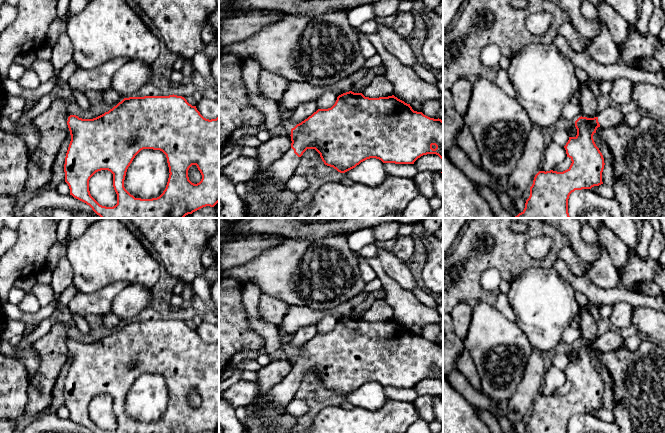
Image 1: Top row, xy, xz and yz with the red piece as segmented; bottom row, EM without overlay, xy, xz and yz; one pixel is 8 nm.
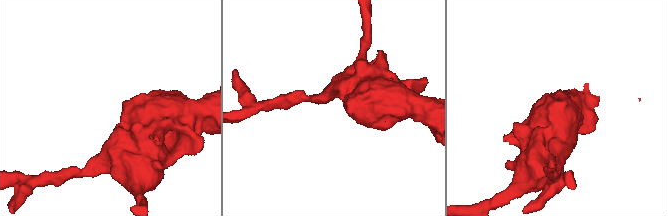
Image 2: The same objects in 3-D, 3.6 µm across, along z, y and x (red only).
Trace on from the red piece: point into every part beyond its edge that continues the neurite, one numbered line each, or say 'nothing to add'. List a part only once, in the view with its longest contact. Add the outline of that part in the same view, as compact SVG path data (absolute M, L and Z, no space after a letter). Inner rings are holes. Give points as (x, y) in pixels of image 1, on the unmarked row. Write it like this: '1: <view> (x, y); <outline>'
1: xz (276, 400); M290 372L278 385L274 386L265 396L257 402L235 409L235 414L243 426L245 421L260 414L282 413L287 405L295 398L300 382Z

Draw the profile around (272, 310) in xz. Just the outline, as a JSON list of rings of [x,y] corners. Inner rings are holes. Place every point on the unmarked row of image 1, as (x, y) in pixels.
[[[261,293],[258,311],[263,321],[278,326],[282,322],[288,308],[289,305],[286,302]]]

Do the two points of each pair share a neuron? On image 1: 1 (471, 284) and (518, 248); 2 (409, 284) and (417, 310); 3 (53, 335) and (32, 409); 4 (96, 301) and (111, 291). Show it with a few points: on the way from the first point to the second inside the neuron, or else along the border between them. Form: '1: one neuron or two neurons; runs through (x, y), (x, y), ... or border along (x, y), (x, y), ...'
1: one neuron; runs through (476, 270), (497, 249), (504, 249)
2: two neurons; border along (391, 278), (412, 293)
3: one neuron; runs through (49, 353), (49, 369), (43, 381), (43, 391)
4: one neuron; runs through (100, 301), (107, 294)

